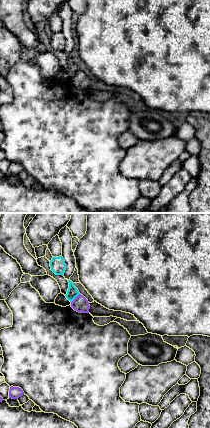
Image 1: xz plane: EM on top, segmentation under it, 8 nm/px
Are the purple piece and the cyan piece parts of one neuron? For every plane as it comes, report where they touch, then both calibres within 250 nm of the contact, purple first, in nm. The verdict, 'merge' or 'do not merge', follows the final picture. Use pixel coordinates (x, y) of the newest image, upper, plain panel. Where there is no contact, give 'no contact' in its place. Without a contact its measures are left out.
(75, 74) | 130/90 nm

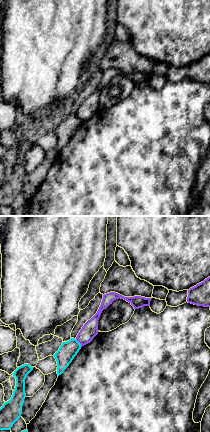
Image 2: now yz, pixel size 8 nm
(79, 118) | 130/150 nm

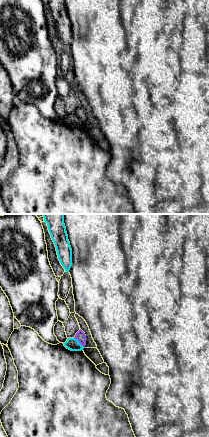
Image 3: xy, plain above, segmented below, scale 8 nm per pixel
(79, 118) | 80/100 nm

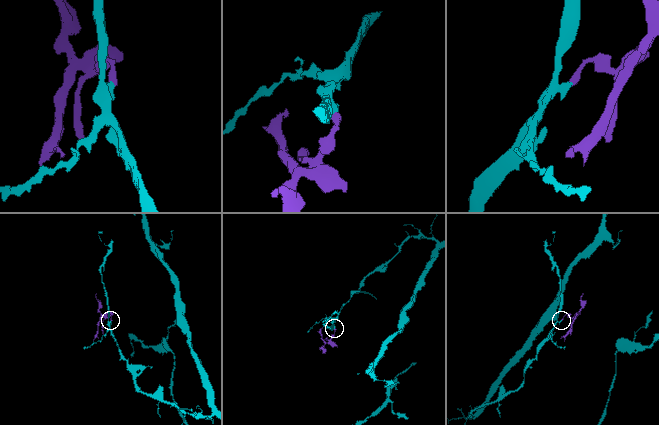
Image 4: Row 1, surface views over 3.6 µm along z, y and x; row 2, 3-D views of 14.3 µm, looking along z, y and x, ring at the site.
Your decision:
do not merge

